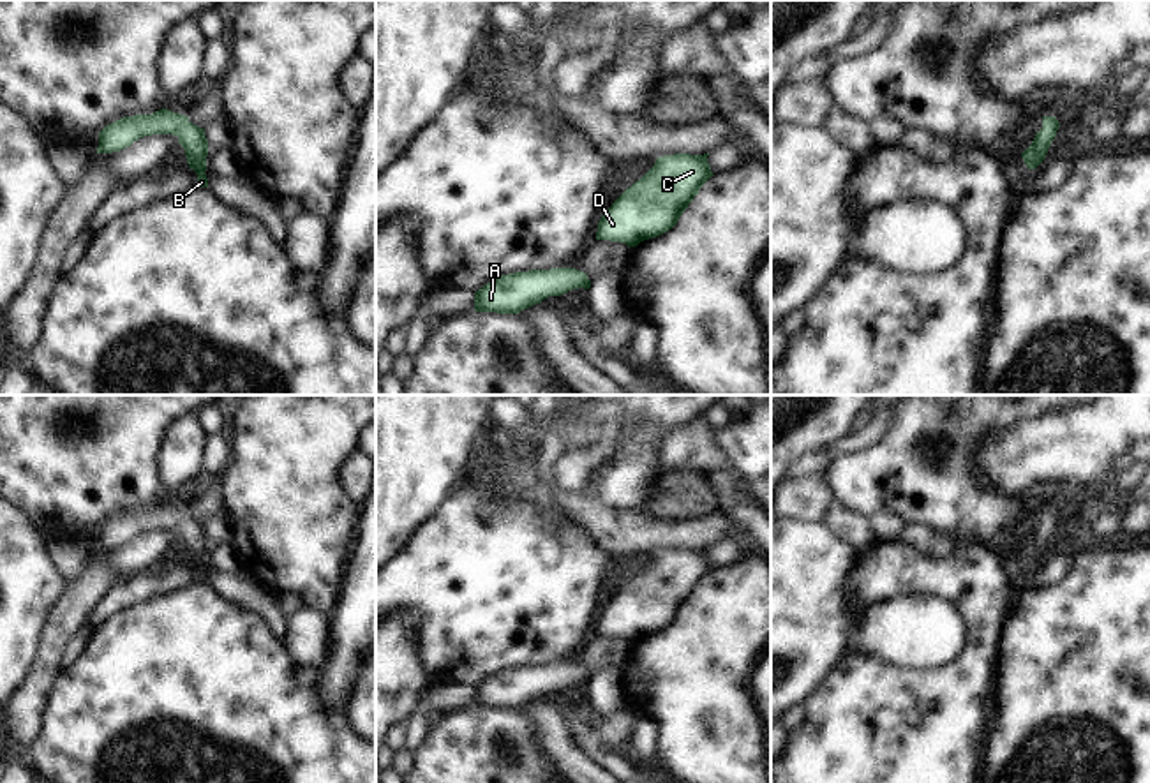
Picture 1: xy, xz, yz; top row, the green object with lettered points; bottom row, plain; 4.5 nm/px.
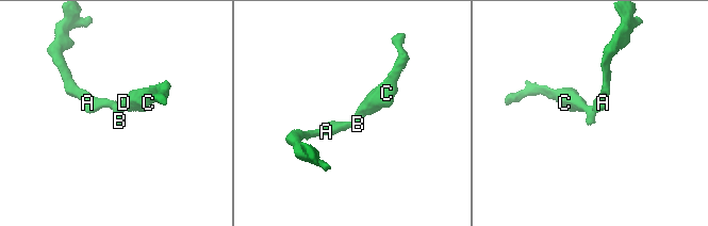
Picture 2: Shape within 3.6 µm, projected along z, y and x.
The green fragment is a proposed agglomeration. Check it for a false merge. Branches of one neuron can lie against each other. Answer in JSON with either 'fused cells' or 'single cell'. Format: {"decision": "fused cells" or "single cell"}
{"decision": "single cell"}

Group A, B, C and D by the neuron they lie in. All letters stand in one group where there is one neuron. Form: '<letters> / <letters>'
A B C D

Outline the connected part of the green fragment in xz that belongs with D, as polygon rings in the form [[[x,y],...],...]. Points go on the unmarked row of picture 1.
[[[707,550],[658,552],[654,561],[601,610],[596,635],[637,642],[672,624],[700,582],[714,571]]]

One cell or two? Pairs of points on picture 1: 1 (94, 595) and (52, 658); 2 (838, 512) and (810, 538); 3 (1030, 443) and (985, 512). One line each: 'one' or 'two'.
1: one
2: two
3: two

